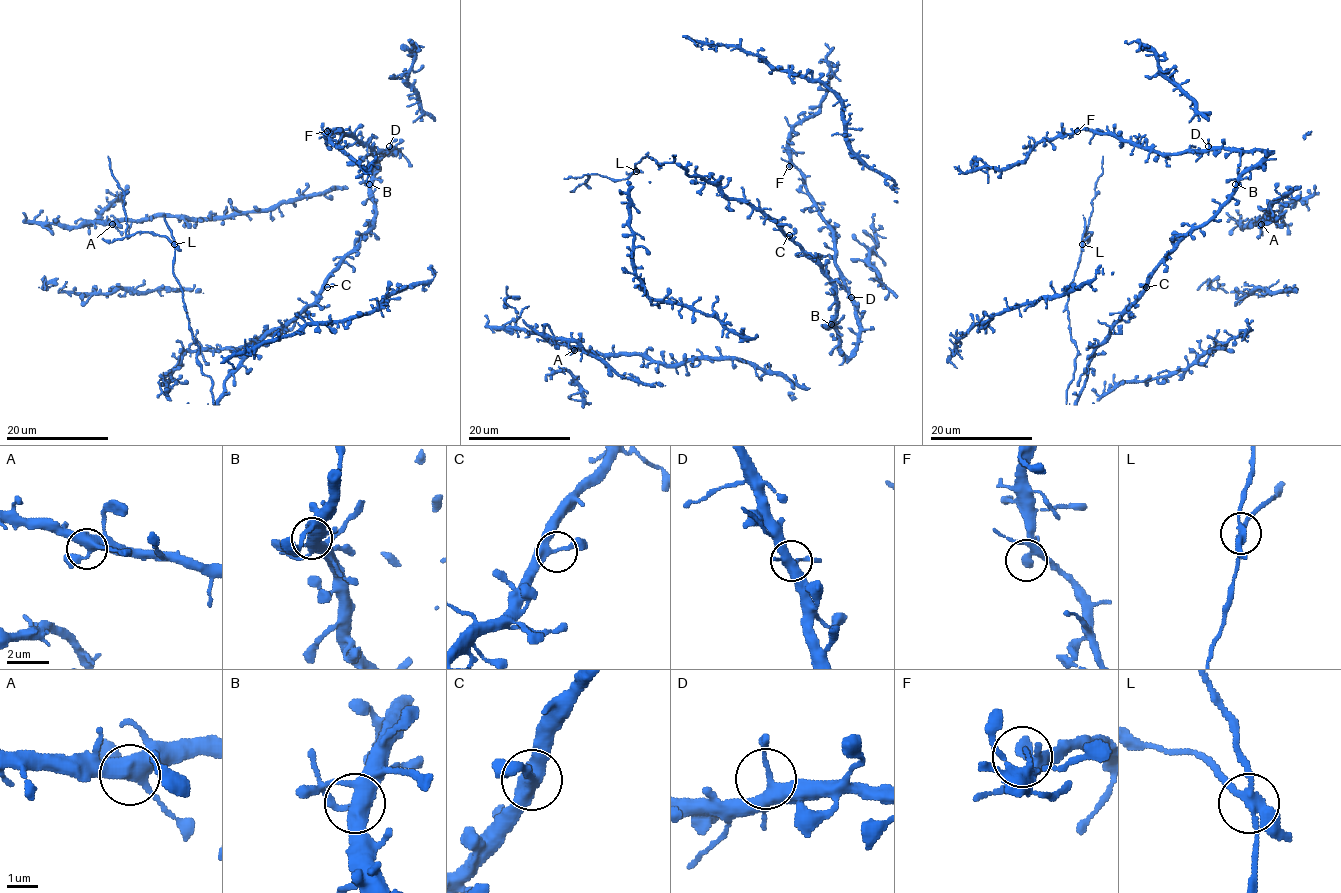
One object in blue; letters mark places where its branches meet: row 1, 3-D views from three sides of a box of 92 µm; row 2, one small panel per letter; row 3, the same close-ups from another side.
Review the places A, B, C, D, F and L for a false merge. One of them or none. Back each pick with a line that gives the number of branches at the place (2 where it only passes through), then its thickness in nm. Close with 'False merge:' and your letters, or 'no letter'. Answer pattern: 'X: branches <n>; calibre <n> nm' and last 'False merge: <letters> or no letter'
L: branches 4; calibre 280 nm
False merge: L

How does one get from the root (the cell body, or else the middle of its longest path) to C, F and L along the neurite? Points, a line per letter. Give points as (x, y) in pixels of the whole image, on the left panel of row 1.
C: (370, 186), (373, 227), (327, 280), (327, 287)
F: (370, 186), (375, 164), (388, 151), (397, 150), (382, 150), (374, 154), (354, 135), (340, 129), (327, 131)
L: (370, 186), (373, 227), (322, 293), (244, 360), (214, 403), (173, 273), (173, 245)

